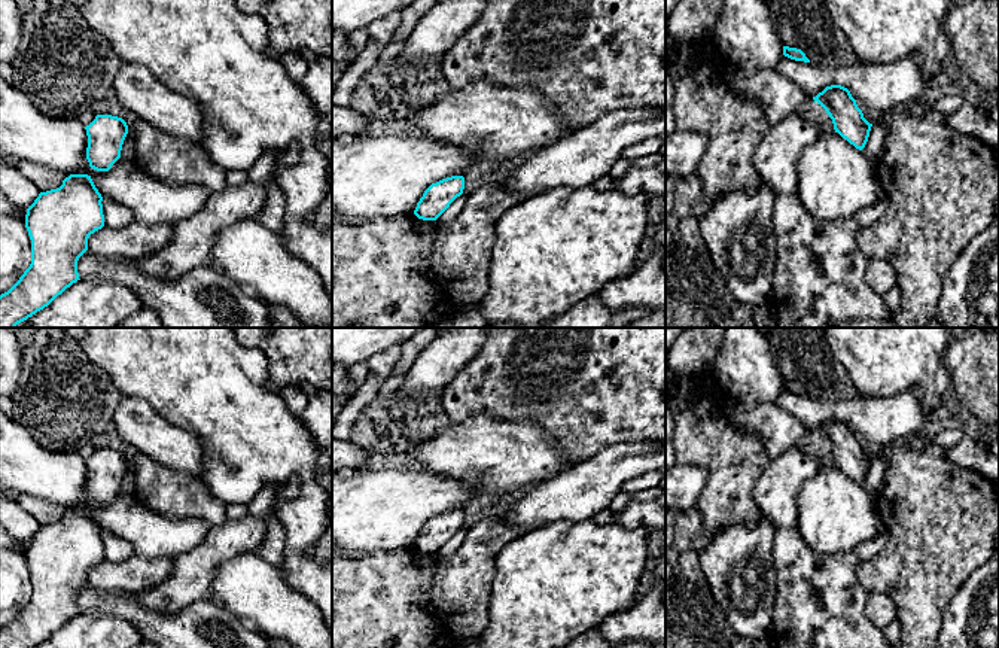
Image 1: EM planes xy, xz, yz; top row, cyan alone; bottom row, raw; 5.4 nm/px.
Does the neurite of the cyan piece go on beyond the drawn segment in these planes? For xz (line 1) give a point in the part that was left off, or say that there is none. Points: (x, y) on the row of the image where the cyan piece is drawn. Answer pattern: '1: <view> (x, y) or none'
1: none

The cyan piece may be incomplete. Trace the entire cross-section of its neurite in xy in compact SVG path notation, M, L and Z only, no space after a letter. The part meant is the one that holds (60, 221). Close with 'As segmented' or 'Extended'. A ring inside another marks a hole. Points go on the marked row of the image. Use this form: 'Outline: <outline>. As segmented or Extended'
Outline: M70 174L60 188L39 194L25 215L31 264L16 283L0 295L0 328L15 328L80 280L77 261L88 250L89 235L104 226L101 201L103 197L88 174Z. As segmented

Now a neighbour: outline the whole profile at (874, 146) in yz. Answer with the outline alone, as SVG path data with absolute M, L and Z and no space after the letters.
M877 119L872 122L868 142L865 147L862 149L862 153L875 164L880 159L880 155L884 149L887 139L887 127L881 119Z

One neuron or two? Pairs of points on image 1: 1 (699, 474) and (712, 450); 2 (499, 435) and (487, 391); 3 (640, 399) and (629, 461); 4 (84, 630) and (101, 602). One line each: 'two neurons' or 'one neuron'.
1: two neurons
2: two neurons
3: two neurons
4: two neurons

